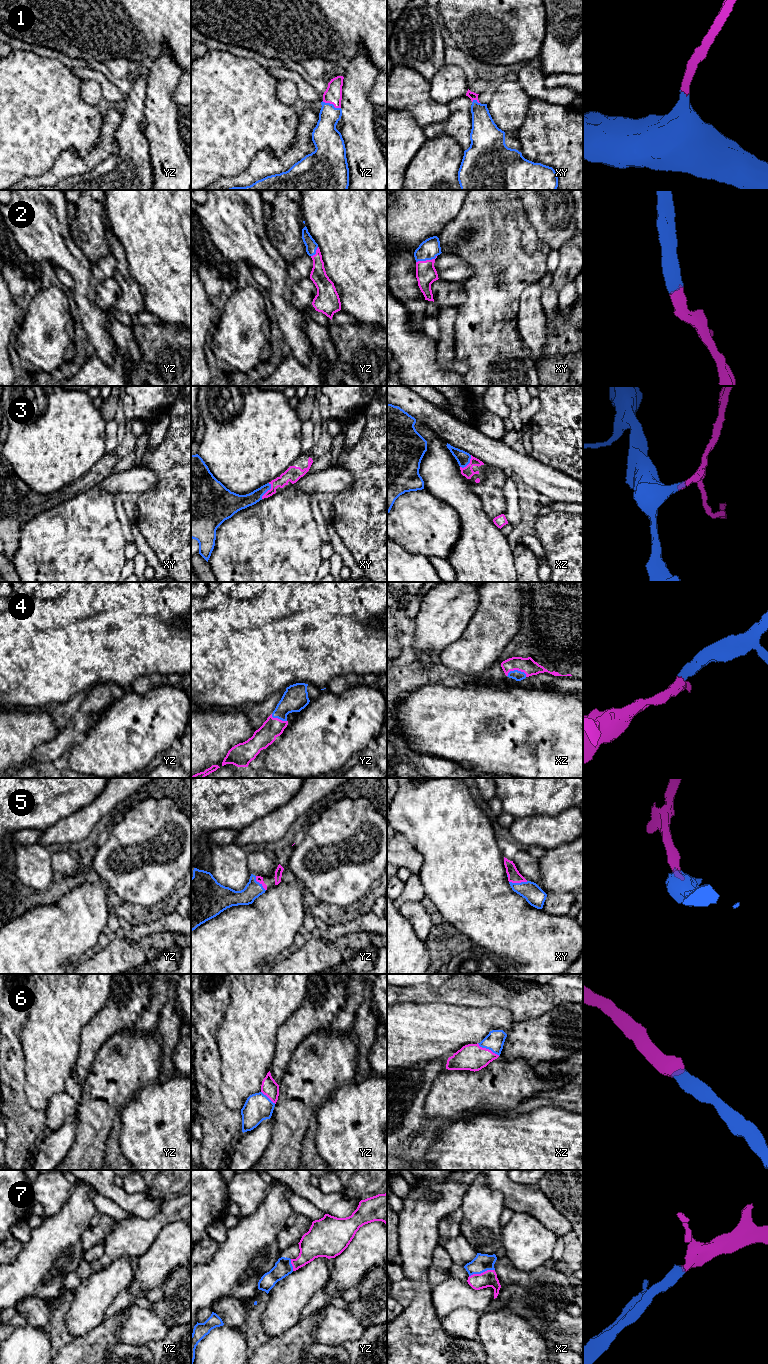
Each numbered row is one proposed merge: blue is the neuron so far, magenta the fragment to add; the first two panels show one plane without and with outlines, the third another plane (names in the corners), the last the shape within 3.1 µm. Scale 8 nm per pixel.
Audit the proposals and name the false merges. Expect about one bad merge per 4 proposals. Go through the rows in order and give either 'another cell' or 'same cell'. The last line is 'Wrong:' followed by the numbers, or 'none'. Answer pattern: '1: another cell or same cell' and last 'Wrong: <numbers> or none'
1: same cell
2: same cell
3: same cell
4: same cell
5: same cell
6: same cell
7: same cell
Wrong: none

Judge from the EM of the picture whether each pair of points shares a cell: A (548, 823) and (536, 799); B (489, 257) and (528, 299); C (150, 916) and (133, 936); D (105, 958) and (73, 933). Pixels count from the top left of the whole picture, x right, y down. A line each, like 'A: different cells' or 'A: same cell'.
A: different cells
B: different cells
C: different cells
D: different cells

